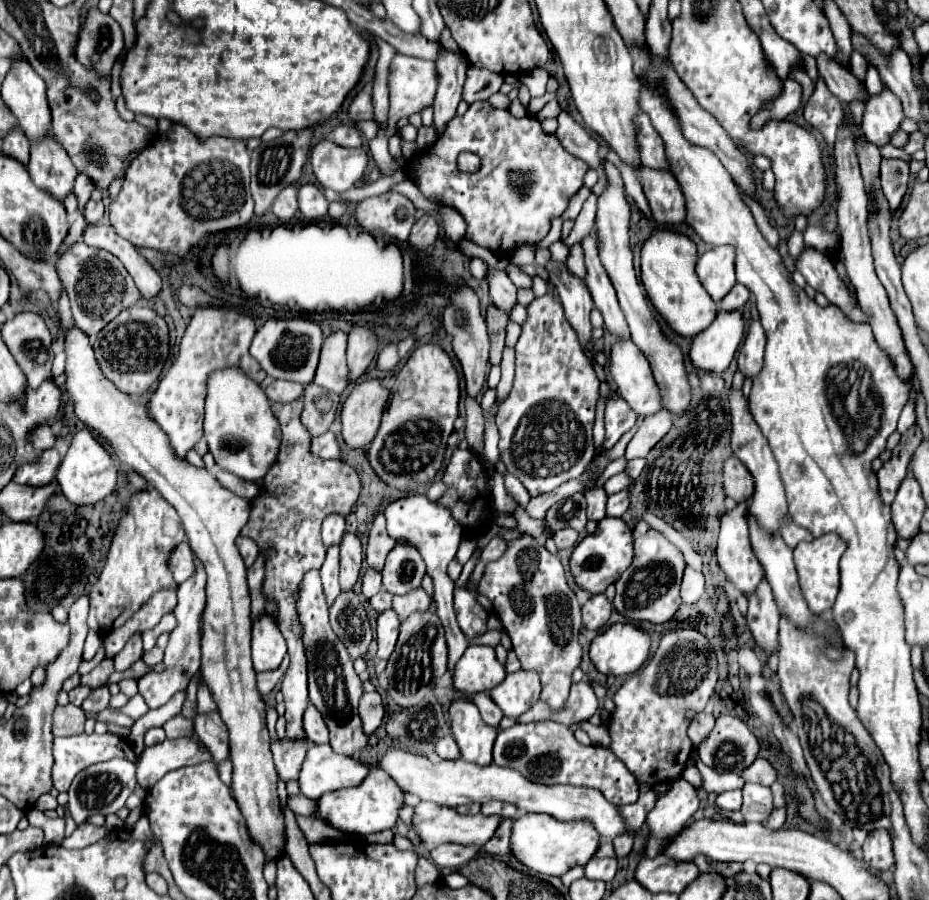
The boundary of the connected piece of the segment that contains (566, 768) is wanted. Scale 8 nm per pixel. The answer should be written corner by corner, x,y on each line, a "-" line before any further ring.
542,721
502,729
494,743
494,763
500,767
512,767
534,783
584,785
600,789
614,805
626,805
638,799
638,783
634,783
634,775
630,775
626,765
612,751
596,745
580,745
574,733
560,723

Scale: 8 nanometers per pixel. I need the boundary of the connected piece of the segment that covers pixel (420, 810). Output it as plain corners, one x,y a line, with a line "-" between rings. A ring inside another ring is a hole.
420,801
418,807
414,809
414,829
420,835
420,839
430,847
436,847
438,843
446,843
446,841
454,841
460,845
484,845
486,841
490,841
498,829
502,821
502,815
462,815
452,807
446,805
438,805
438,803
430,803
430,801

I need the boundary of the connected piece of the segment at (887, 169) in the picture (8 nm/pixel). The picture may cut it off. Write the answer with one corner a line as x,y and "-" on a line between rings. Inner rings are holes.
882,159
880,177
882,177
882,189
888,195
886,199
894,211
894,209
898,209
898,205
906,193
906,185
910,179
908,163
902,159

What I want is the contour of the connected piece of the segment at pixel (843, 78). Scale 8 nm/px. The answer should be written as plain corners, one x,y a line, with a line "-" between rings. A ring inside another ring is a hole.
826,53
818,55
816,63
818,63
818,73
820,73
822,81
842,103
848,105
850,101
854,101
858,97
862,97
864,101
868,99
868,93
860,87
856,77
852,73
848,73
844,67
840,67
832,57
828,57

